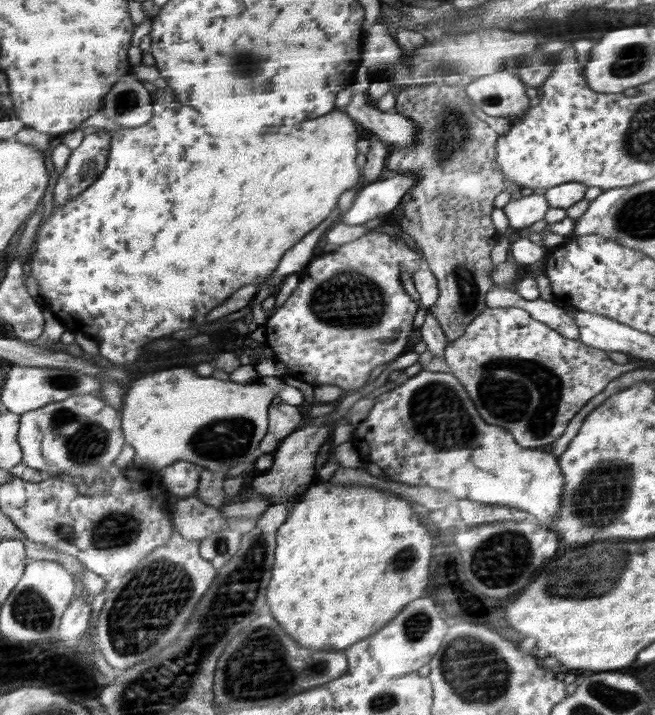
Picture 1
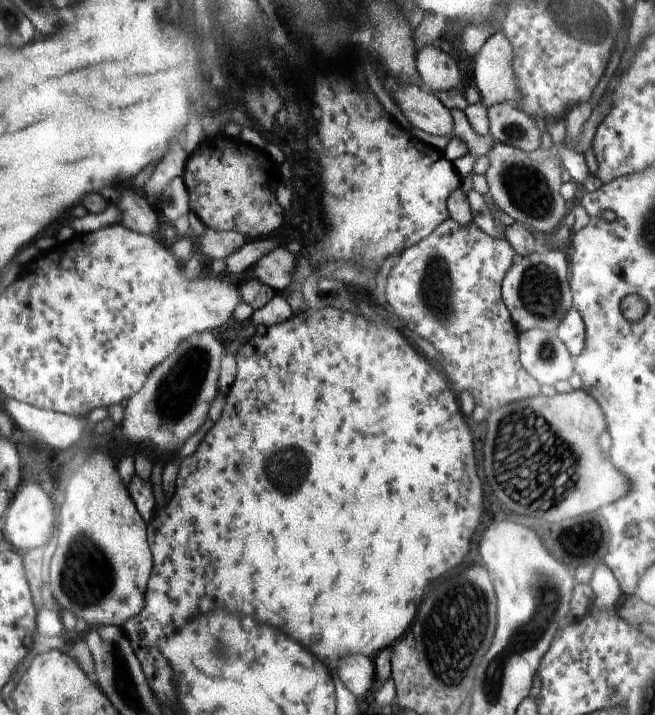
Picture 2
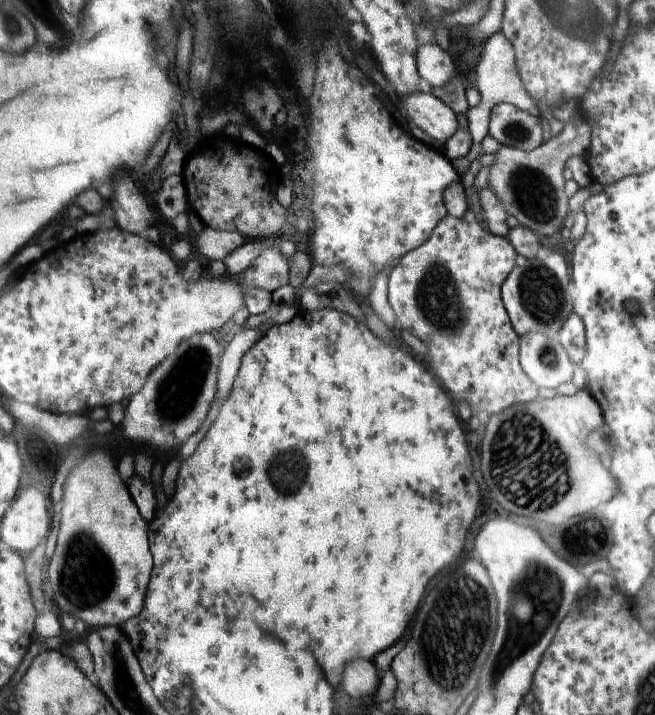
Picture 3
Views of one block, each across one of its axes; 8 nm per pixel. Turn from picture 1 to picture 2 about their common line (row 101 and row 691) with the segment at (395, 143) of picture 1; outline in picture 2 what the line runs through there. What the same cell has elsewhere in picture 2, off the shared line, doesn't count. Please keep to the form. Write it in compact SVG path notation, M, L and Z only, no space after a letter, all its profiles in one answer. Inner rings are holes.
M356 654L356 656L342 656L338 660L338 676L342 684L354 694L356 699L361 698L369 689L372 689L375 678L375 666L370 658Z

